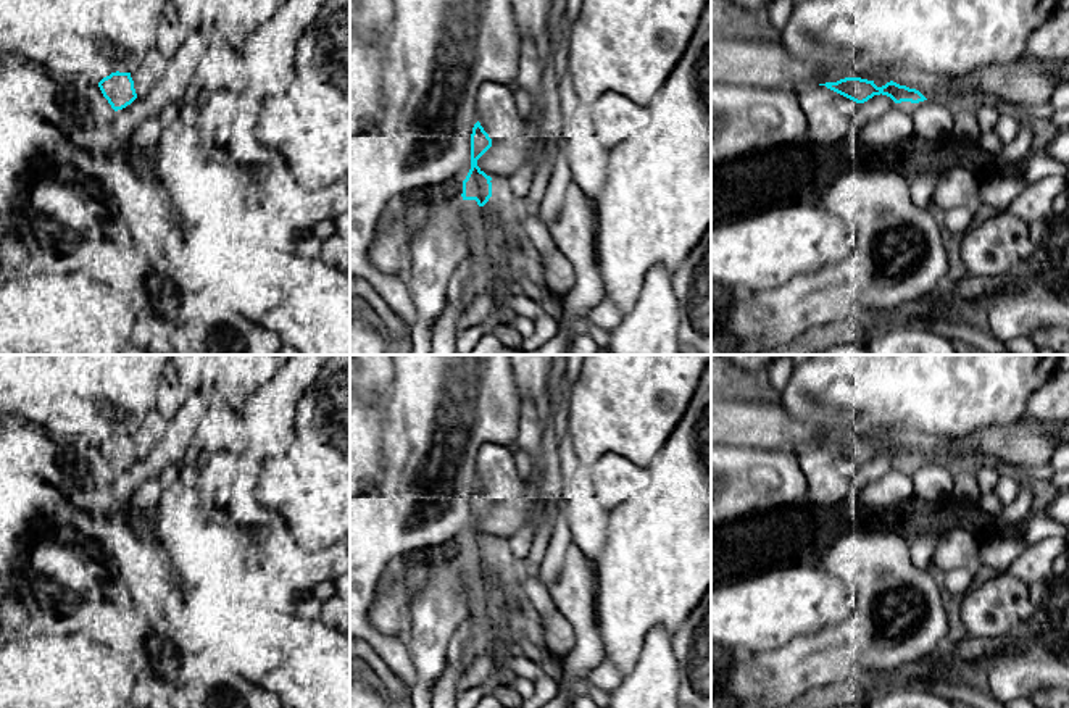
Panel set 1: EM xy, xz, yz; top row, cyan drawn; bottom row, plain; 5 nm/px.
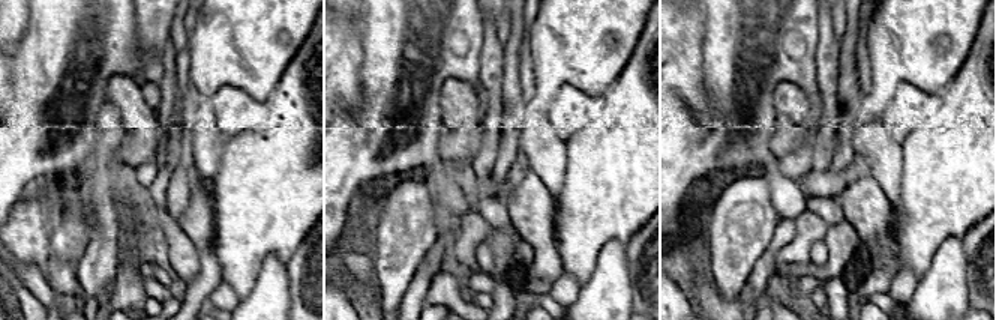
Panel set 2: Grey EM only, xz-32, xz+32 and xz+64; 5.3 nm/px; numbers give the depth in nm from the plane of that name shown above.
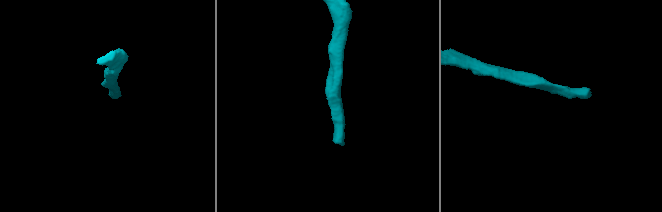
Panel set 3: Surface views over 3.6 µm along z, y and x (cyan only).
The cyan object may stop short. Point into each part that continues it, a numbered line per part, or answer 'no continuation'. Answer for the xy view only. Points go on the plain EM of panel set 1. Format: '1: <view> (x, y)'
no continuation

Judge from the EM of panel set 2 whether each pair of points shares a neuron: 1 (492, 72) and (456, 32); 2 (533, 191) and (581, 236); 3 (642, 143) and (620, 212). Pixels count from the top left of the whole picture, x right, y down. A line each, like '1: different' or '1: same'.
1: different
2: different
3: same

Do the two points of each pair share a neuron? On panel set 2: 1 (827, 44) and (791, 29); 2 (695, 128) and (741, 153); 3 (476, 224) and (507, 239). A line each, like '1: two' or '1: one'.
1: two
2: two
3: two

